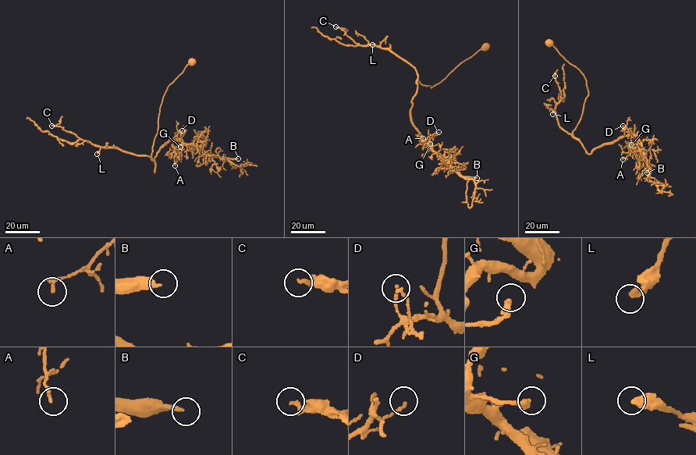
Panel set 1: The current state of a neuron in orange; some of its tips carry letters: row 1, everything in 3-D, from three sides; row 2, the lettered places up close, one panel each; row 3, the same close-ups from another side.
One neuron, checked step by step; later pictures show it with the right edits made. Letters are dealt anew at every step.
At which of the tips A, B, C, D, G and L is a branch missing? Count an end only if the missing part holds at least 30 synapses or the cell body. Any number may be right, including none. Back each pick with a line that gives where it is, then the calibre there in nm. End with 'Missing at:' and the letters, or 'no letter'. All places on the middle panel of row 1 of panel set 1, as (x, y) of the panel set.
B: (477, 178) | 260 nm
L: (372, 44) | 360 nm
Missing at: B, L

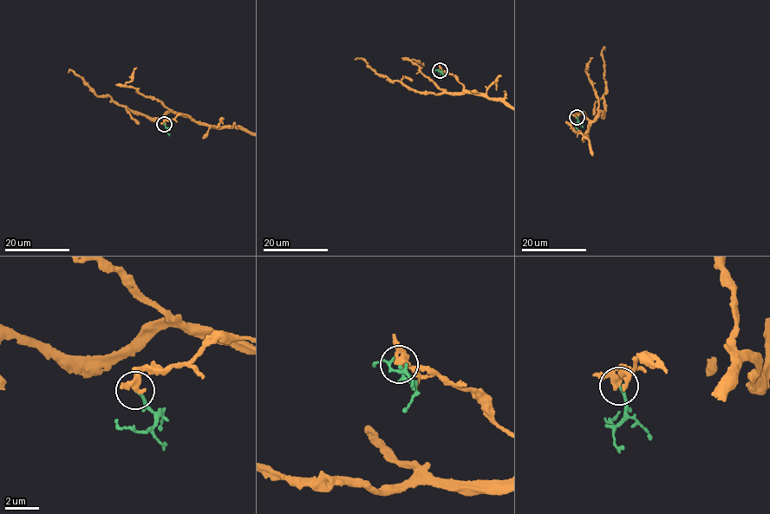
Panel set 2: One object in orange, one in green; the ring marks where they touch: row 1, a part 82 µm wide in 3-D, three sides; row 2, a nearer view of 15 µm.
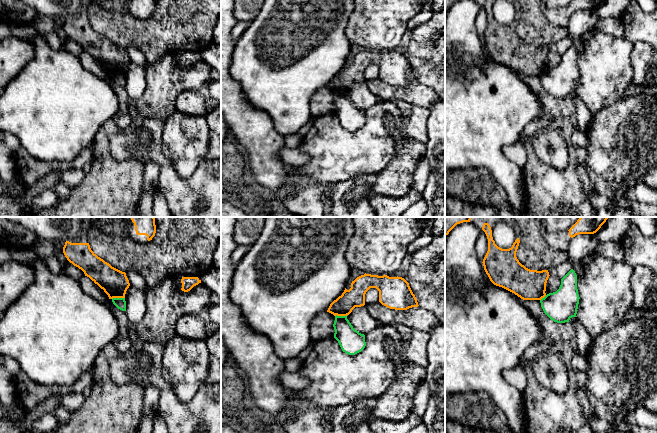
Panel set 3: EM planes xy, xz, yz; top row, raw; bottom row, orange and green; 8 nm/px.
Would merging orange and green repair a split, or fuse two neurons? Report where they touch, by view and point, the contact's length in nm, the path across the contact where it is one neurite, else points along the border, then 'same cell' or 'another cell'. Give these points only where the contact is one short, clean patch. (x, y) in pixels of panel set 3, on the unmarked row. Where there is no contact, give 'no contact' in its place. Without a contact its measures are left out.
meets orange in xy at (118, 73); contact 110 nm long; border along xy (124, 73), (114, 73), (112, 75); another cell

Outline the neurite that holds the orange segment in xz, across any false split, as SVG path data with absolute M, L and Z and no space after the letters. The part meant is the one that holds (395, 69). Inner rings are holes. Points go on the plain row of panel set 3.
M364 50L351 59L351 64L345 64L341 72L334 76L327 88L334 92L347 92L355 83L365 81L365 70L370 64L379 67L379 78L390 85L407 86L418 83L418 78L409 59L402 53L389 53Z

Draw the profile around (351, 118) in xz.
M336 91L333 103L334 114L346 130L355 131L365 124L365 111L353 104L347 92Z

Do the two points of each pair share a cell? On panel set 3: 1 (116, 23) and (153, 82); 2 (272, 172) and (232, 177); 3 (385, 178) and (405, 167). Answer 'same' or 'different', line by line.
1: different
2: different
3: same

